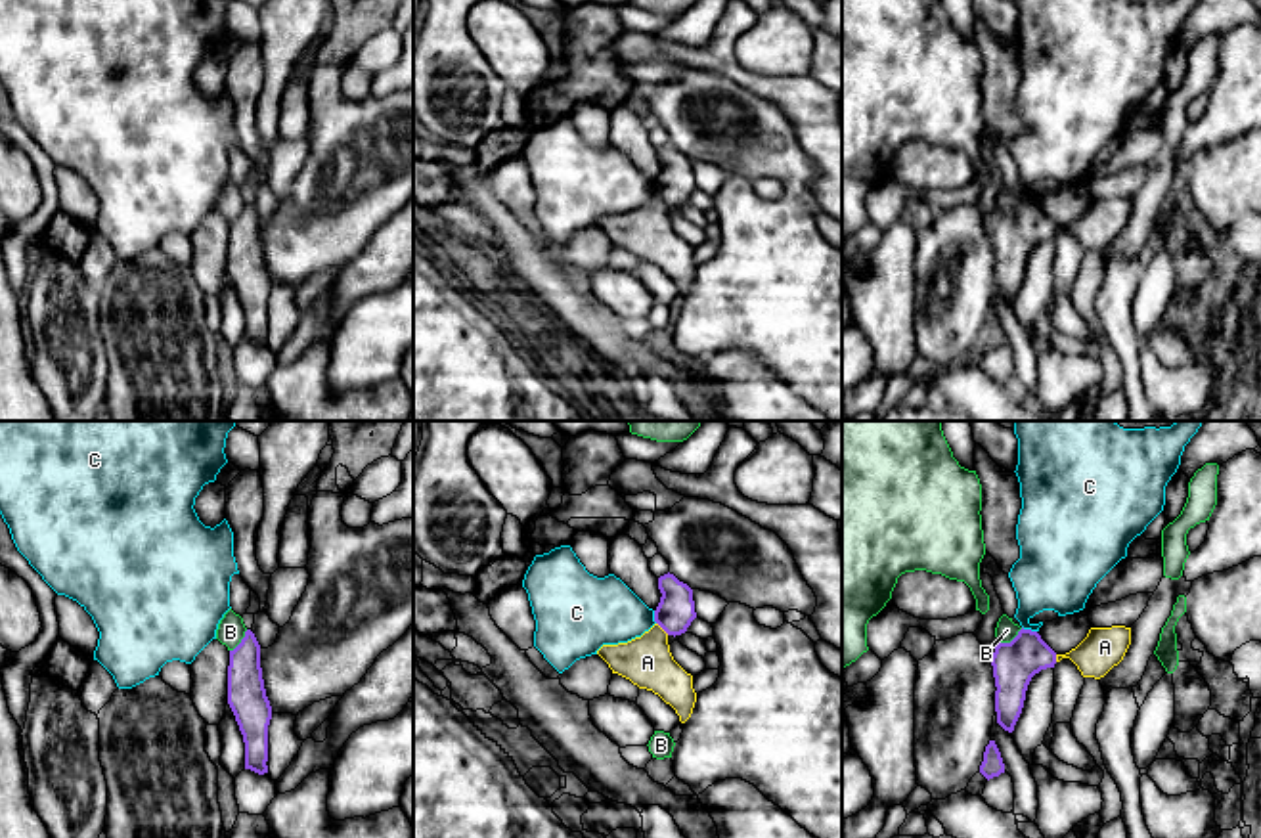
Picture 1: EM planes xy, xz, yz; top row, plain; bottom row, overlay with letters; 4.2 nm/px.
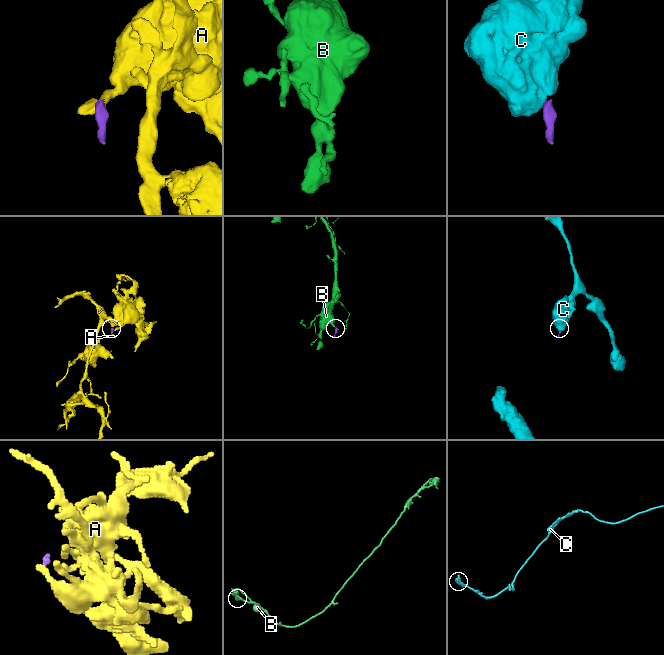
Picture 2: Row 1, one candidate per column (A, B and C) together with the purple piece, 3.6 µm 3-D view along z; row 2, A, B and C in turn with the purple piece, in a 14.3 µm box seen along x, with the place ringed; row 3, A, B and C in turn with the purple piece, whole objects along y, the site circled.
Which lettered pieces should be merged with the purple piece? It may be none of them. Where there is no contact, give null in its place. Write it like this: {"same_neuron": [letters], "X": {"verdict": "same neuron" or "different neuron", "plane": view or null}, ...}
{"same_neuron": [], "A": {"verdict": "different neuron", "plane": "xz"}, "B": {"verdict": "different neuron", "plane": "yz"}, "C": {"verdict": "different neuron", "plane": "yz"}}

